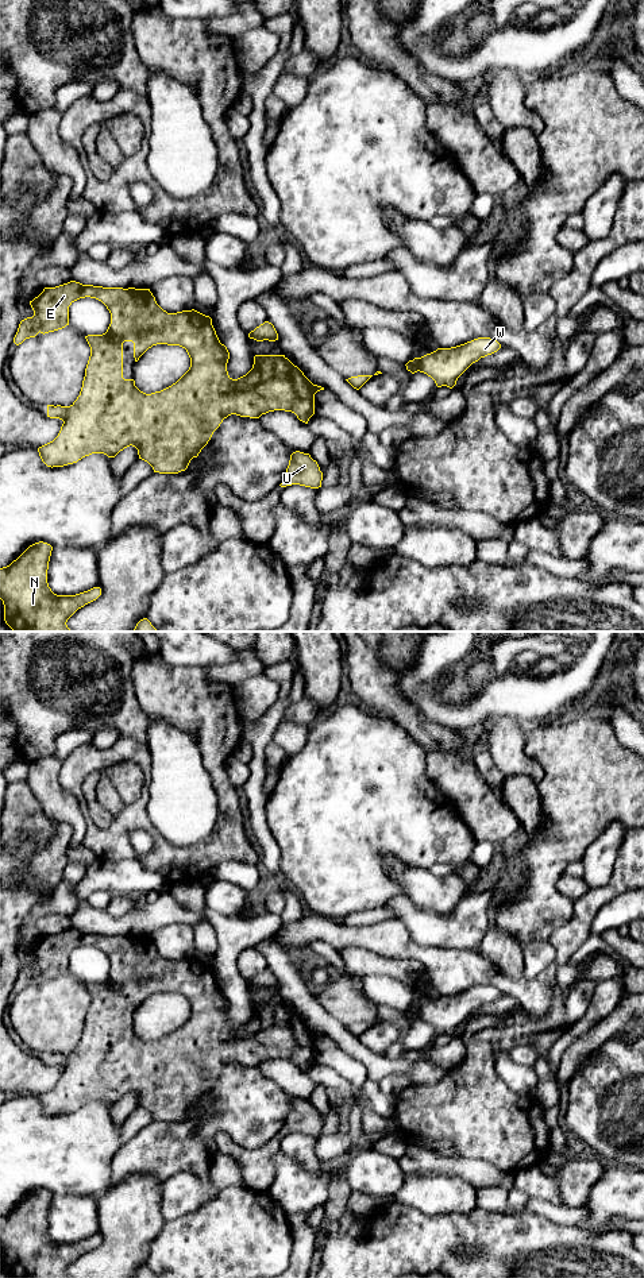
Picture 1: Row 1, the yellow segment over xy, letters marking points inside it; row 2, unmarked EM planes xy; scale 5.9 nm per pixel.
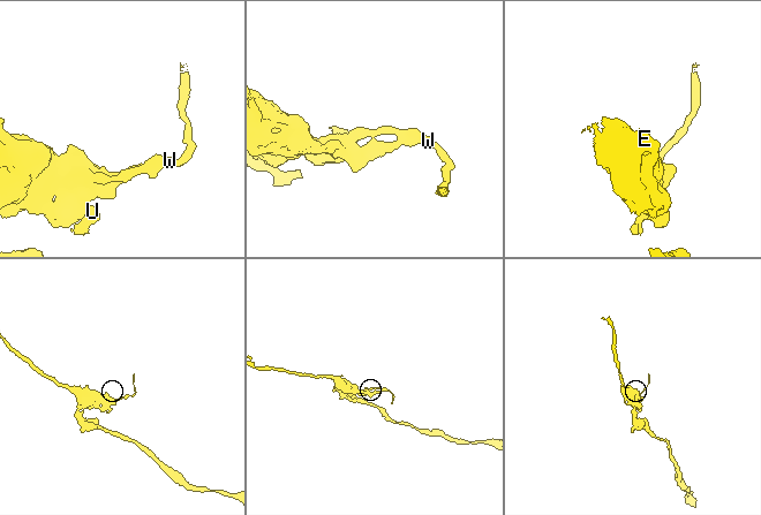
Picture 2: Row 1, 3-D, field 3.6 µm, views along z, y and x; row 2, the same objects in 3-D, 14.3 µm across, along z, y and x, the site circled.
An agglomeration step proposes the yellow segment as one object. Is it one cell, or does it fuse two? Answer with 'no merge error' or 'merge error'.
merge error

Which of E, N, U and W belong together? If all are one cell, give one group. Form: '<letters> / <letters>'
E N U / W

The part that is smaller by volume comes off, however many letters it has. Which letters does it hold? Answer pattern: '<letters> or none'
W

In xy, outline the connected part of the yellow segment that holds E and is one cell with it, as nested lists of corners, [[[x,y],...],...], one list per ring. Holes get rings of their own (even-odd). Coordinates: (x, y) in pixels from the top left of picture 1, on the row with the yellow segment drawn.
[[[76,281],[55,287],[45,287],[38,297],[30,301],[34,316],[20,321],[14,343],[19,345],[26,339],[35,337],[39,332],[45,335],[65,328],[69,325],[69,306],[85,297],[96,298],[107,306],[111,313],[111,324],[103,335],[85,336],[90,347],[90,356],[77,399],[70,406],[47,405],[47,417],[63,421],[58,436],[38,448],[39,456],[47,467],[73,464],[92,453],[104,453],[108,457],[115,457],[120,451],[132,445],[138,449],[139,459],[147,462],[154,472],[178,474],[188,468],[193,457],[198,456],[213,432],[231,414],[259,418],[269,412],[285,410],[294,413],[305,424],[315,414],[315,385],[285,355],[255,355],[252,368],[246,375],[232,379],[227,371],[230,352],[220,343],[212,325],[212,318],[194,309],[167,313],[157,304],[150,289],[103,287],[82,285]],[[124,341],[134,343],[135,362],[153,345],[180,345],[186,350],[190,358],[190,367],[171,386],[146,394],[135,386],[134,379],[123,378]]]

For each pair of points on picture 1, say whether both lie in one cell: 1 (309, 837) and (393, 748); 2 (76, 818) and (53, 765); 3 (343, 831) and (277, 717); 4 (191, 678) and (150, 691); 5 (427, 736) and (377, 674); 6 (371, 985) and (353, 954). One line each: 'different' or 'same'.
1: same
2: same
3: different
4: same
5: same
6: different

